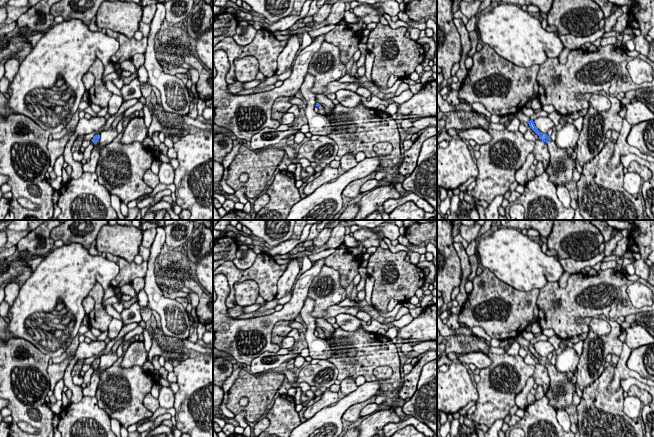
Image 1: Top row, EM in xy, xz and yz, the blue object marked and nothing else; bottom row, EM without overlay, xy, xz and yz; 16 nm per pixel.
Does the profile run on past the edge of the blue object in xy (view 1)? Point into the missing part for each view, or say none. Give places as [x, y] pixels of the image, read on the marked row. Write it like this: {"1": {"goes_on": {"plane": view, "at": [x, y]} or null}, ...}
{"1": {"goes_on": {"plane": "xy", "at": [121, 167]}}}

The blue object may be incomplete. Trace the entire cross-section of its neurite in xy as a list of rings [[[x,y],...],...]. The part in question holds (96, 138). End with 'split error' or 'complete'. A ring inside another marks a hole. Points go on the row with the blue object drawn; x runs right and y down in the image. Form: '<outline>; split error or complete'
[[[124,130],[103,147],[99,146],[99,134],[91,141],[100,154],[95,171],[99,183],[110,194],[118,196],[121,202],[128,204],[153,191],[144,183],[143,176],[151,168],[153,160],[158,157],[141,142],[122,144],[123,133]]]; split error

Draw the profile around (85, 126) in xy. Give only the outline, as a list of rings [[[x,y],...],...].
[[[91,117],[90,119],[82,118],[73,132],[70,134],[68,142],[66,143],[63,156],[64,161],[72,167],[72,173],[70,179],[78,179],[83,174],[83,165],[73,159],[71,148],[76,142],[76,139],[80,136],[84,136],[100,130],[105,124],[107,119],[104,117]]]

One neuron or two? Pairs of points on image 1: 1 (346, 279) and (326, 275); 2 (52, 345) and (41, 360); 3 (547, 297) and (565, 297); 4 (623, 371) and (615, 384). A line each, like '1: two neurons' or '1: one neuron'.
1: two neurons
2: two neurons
3: one neuron
4: one neuron

